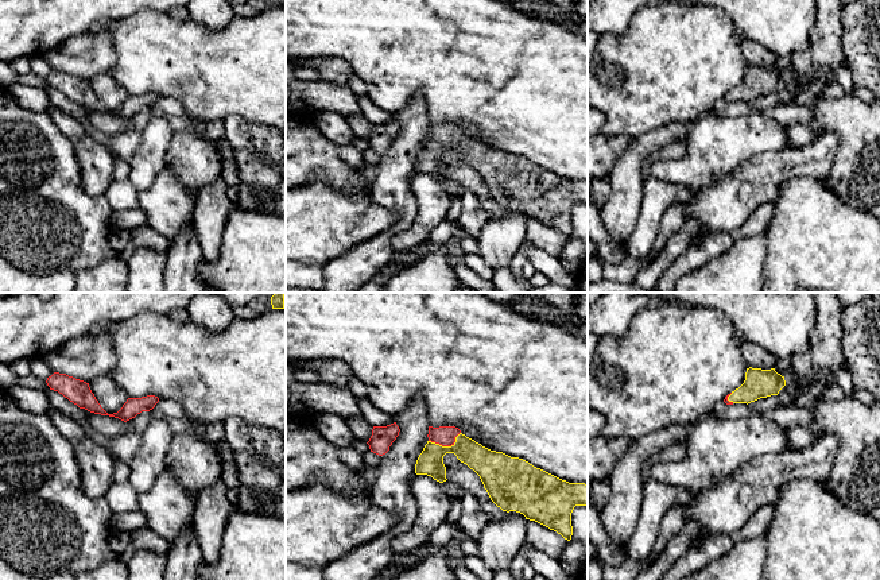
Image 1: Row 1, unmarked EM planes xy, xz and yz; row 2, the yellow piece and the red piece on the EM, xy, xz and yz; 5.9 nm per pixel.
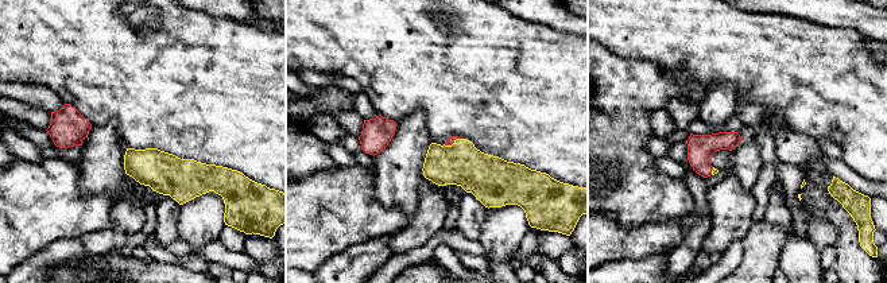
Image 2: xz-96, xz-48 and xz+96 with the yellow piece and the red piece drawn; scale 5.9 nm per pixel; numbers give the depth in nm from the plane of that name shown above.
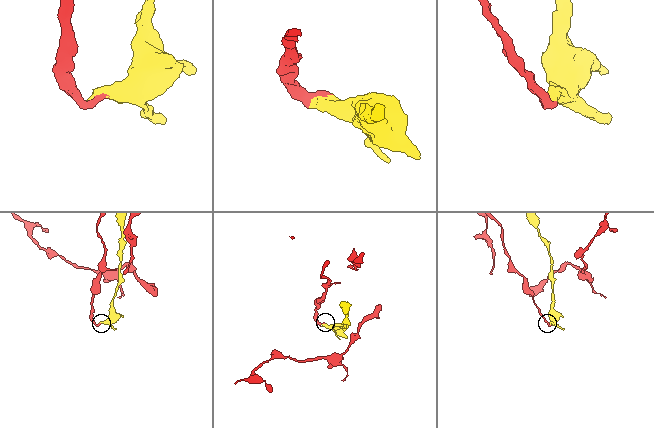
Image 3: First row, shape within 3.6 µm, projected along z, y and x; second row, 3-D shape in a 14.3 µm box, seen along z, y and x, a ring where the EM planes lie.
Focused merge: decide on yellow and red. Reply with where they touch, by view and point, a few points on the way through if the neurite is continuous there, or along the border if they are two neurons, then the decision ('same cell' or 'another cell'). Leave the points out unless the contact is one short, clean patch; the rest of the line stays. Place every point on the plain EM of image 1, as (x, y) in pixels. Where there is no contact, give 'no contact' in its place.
contact xz (446, 144); way xz (484, 159), (462, 144), (446, 144), (445, 134); same cell

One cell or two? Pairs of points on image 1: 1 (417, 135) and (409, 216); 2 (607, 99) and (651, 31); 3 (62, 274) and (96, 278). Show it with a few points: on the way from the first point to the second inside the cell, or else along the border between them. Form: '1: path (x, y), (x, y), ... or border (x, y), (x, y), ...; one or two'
1: path (402, 155), (402, 196); one
2: path (625, 89), (651, 64), (651, 50); one
3: border (104, 260), (80, 270), (74, 278); two

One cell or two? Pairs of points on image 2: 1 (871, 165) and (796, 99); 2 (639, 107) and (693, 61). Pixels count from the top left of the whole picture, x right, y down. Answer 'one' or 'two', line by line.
1: one
2: two

